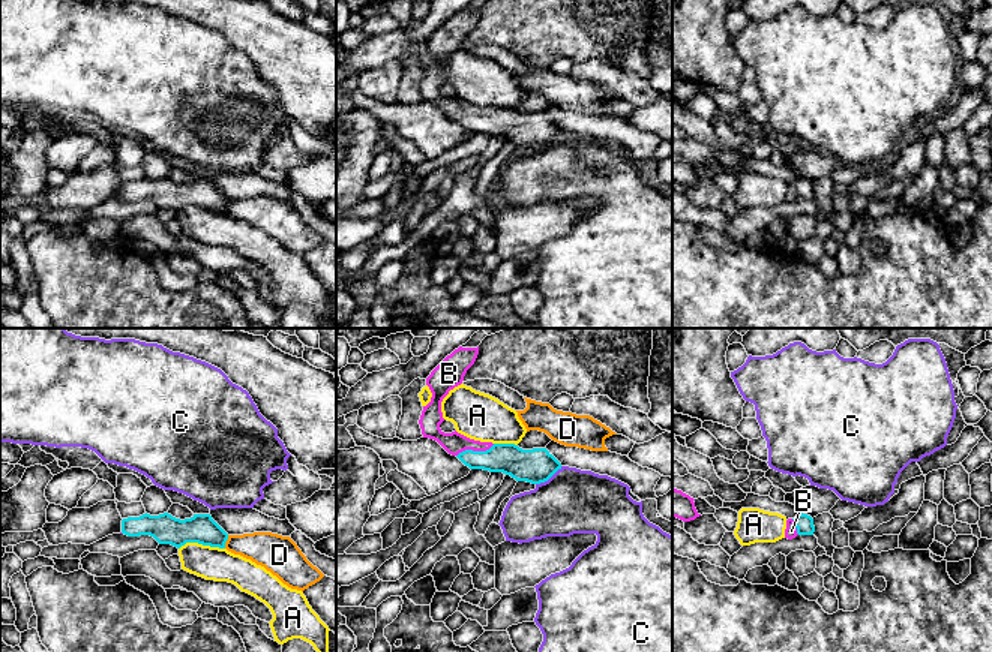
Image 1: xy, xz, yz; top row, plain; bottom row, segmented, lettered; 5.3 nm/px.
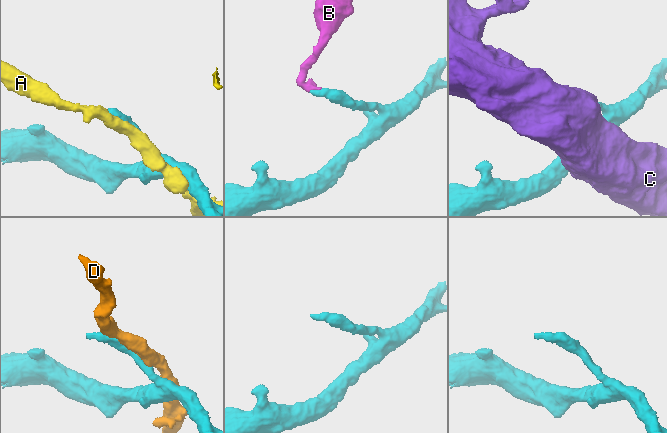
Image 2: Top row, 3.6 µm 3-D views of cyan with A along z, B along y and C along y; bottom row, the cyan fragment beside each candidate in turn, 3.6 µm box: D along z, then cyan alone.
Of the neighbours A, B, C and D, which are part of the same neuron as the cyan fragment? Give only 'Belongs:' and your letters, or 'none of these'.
Belongs: B

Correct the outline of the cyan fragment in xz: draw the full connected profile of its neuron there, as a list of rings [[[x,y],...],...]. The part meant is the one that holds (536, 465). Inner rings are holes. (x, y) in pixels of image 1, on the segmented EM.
[[[459,346],[450,355],[447,355],[426,378],[426,385],[429,387],[432,397],[431,402],[423,406],[419,420],[423,438],[437,441],[449,454],[456,456],[470,469],[503,472],[506,475],[510,475],[516,481],[527,481],[531,484],[540,484],[548,481],[558,469],[561,469],[561,463],[546,448],[522,450],[515,444],[480,442],[470,439],[458,433],[456,430],[452,433],[444,433],[440,429],[440,424],[444,421],[441,412],[441,402],[450,390],[462,384],[464,376],[467,370],[474,364],[477,354],[479,346]]]

